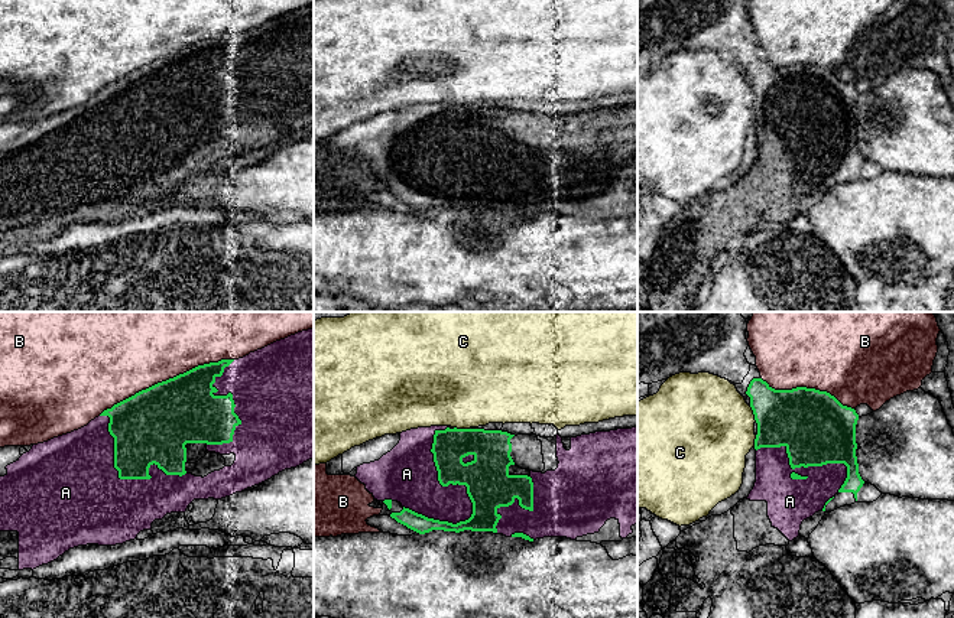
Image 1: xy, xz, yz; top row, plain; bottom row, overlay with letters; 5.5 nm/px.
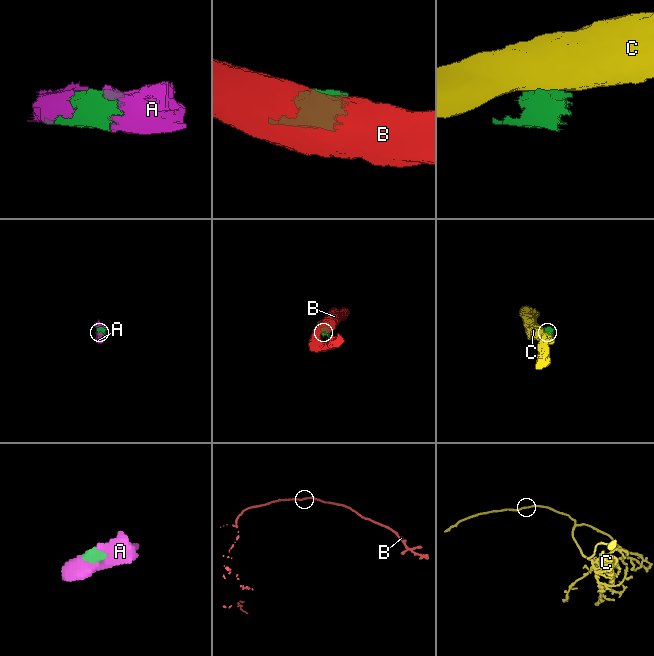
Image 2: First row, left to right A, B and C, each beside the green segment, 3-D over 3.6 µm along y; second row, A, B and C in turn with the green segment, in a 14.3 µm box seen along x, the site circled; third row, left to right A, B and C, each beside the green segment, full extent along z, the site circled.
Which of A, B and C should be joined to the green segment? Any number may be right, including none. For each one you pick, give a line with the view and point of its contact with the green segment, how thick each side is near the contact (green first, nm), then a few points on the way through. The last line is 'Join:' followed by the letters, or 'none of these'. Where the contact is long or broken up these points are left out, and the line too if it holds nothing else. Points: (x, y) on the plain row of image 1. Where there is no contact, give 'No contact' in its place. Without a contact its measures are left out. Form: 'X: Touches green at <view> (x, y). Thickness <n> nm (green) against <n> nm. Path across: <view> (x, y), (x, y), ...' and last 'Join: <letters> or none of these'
A: Touches green at xz (443, 162). Thickness 240 nm (green) against 320 nm
Join: A

